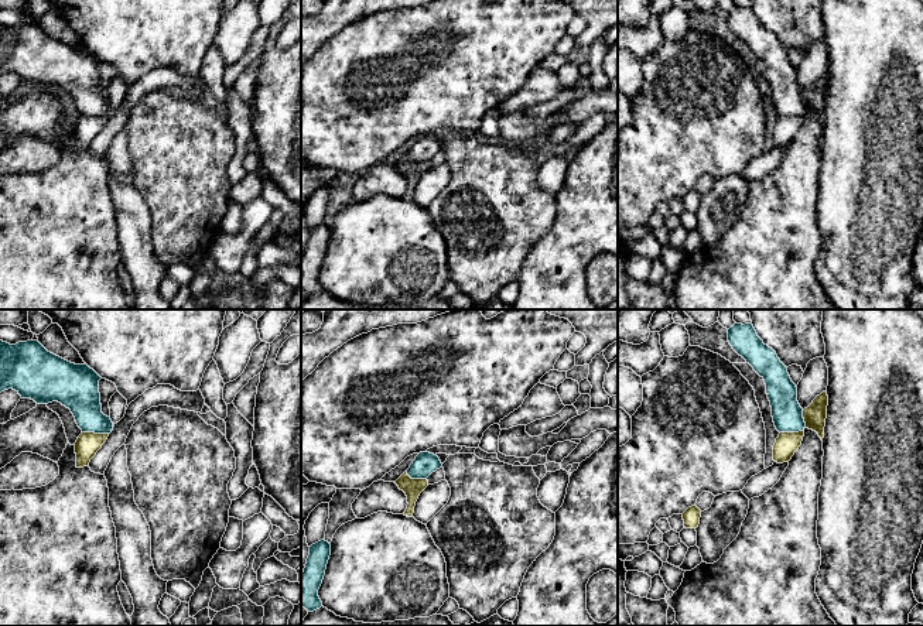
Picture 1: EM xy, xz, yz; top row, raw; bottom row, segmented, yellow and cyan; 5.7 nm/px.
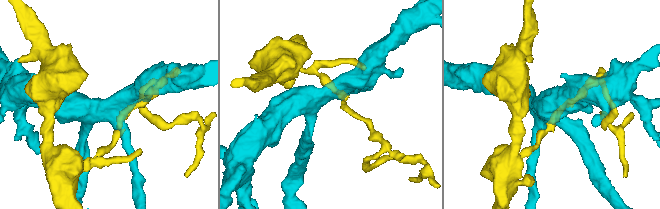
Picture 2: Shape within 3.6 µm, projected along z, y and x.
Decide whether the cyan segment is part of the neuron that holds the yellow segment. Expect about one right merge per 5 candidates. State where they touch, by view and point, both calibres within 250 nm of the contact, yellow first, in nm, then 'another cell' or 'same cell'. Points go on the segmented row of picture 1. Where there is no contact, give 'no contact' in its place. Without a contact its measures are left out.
meets yellow in xy at (93, 433); 140 nm thick on the yellow side, 220 nm on the other; another cell

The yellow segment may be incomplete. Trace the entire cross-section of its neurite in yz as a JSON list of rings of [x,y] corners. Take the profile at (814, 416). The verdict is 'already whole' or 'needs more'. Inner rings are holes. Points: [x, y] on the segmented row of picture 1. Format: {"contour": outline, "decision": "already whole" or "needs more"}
{"contour": [[[823,391],[813,400],[813,403],[807,408],[803,410],[806,428],[816,431],[821,438],[821,441],[824,438],[827,406],[828,406],[828,396],[827,391]]], "decision": "already whole"}

